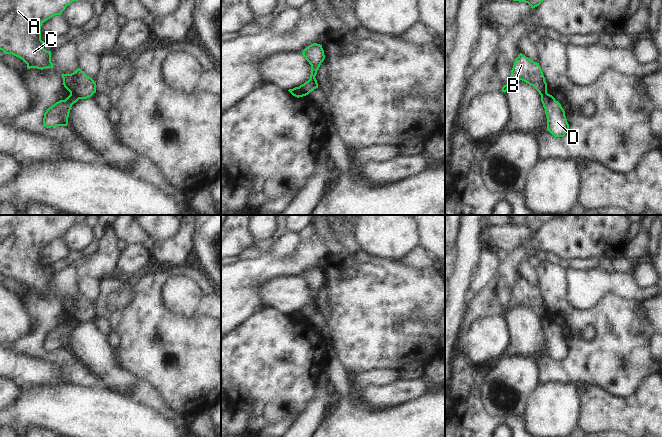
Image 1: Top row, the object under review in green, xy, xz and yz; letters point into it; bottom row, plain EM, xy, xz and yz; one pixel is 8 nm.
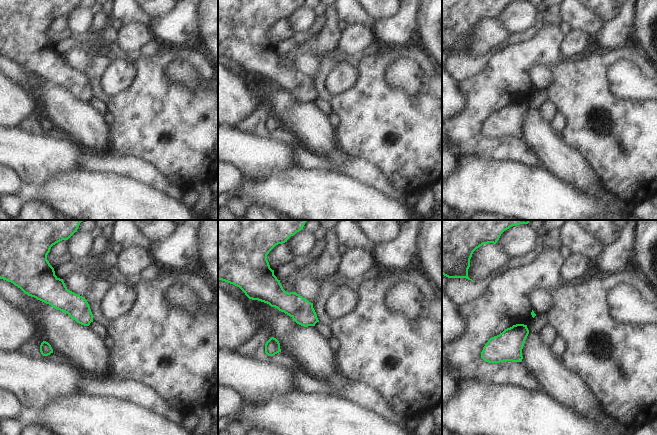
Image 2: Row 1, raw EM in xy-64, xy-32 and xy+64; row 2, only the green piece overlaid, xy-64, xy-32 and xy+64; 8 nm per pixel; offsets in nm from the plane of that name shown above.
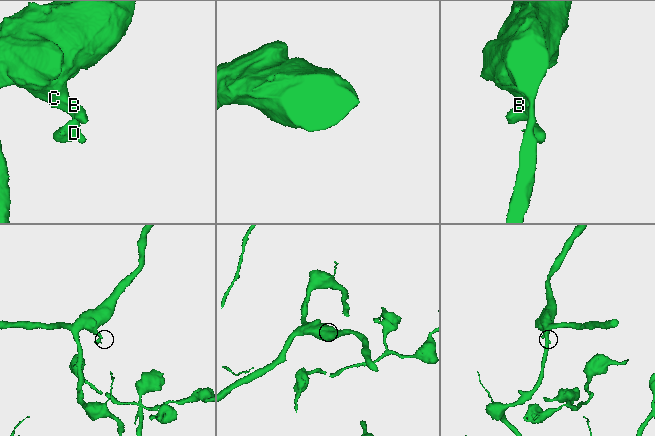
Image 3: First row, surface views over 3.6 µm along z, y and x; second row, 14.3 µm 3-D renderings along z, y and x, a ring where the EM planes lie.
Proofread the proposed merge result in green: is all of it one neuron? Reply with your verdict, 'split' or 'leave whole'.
split

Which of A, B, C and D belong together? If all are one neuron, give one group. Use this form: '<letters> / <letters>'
A B C / D

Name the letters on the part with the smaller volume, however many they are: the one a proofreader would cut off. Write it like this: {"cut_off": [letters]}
{"cut_off": ["D"]}

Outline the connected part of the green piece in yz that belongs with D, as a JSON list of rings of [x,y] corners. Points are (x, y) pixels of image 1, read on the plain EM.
[[[548,317],[541,319],[541,326],[547,341],[547,354],[554,361],[564,361],[569,355],[569,348],[561,328]]]

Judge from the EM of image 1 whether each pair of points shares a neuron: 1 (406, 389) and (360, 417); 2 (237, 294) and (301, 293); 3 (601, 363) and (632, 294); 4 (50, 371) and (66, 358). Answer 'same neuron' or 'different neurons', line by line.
1: different neurons
2: different neurons
3: different neurons
4: different neurons

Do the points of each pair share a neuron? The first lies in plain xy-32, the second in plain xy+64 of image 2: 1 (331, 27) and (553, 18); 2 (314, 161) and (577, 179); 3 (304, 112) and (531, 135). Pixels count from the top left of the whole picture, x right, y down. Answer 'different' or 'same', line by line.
1: different
2: different
3: same

